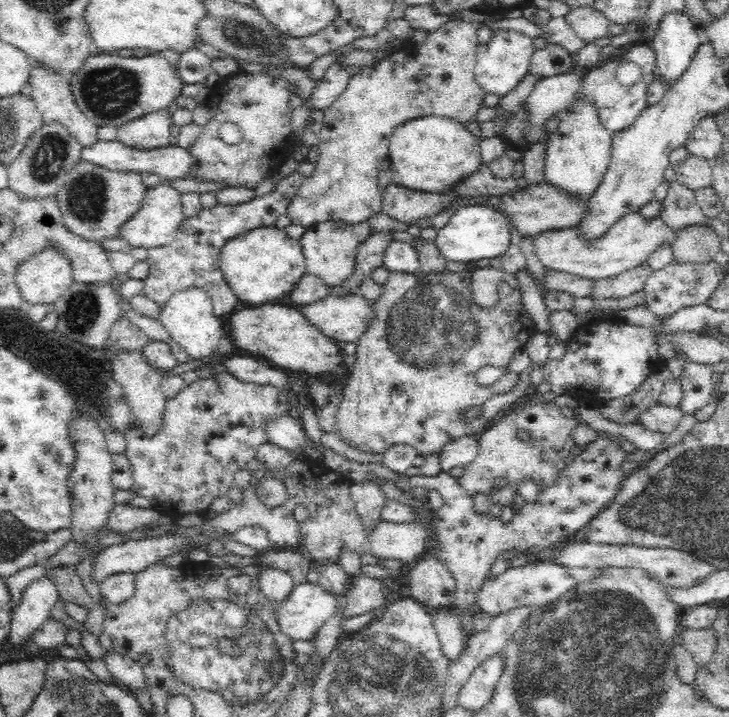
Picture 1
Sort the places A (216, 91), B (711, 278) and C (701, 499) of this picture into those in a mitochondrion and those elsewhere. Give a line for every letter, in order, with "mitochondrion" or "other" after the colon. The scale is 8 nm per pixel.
A: other
B: other
C: mitochondrion

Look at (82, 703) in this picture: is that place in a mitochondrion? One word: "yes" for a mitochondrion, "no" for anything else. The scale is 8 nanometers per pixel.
yes

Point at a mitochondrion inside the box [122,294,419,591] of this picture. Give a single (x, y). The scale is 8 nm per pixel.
(192, 426)

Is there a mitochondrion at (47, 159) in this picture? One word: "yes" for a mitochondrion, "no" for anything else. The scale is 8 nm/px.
yes

